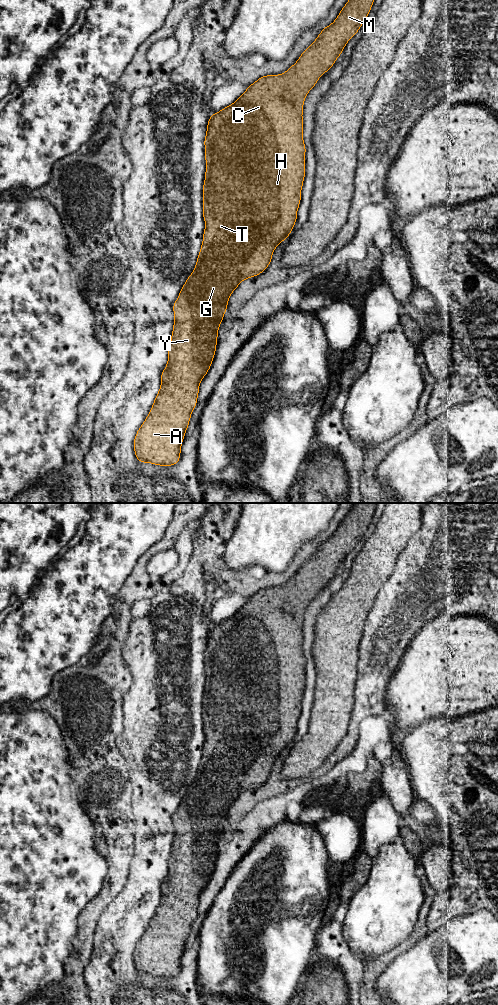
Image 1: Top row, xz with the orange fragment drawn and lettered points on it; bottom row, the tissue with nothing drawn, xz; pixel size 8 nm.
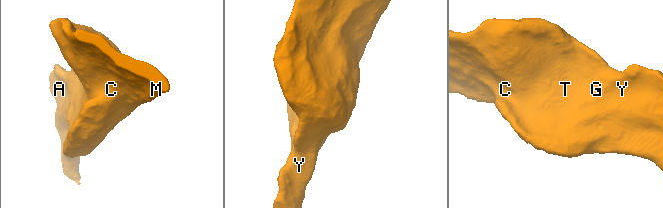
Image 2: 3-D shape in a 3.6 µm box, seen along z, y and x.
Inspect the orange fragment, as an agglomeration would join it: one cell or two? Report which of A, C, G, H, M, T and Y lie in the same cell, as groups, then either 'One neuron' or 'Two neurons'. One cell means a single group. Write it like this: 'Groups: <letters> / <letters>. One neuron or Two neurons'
Groups: A C G H M T Y. One neuron

